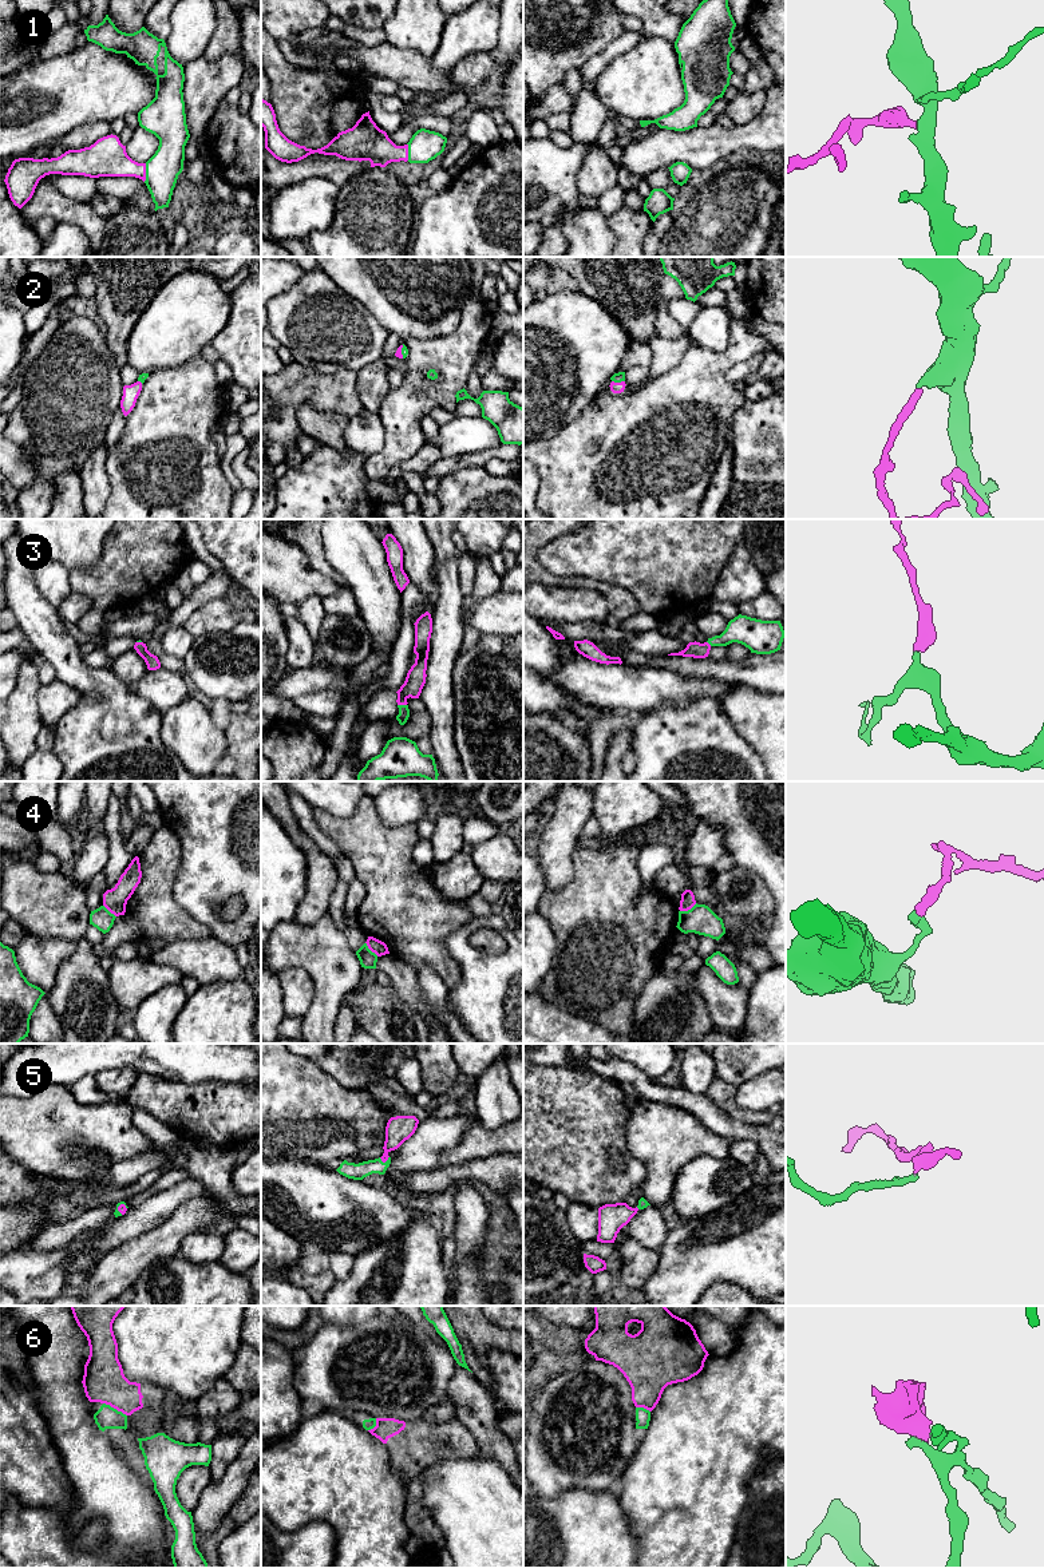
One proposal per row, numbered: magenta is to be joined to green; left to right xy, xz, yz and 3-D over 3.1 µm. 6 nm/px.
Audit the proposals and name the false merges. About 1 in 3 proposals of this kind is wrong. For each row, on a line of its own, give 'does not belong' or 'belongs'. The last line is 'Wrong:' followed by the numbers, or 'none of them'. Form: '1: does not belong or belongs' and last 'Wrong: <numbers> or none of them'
1: belongs
2: belongs
3: belongs
4: does not belong
5: belongs
6: does not belong
Wrong: 4, 6

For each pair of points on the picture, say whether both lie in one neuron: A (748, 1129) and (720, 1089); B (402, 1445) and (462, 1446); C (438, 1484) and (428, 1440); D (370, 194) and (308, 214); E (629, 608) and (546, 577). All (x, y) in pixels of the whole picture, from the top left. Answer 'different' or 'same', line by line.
A: different
B: same
C: different
D: same
E: same

